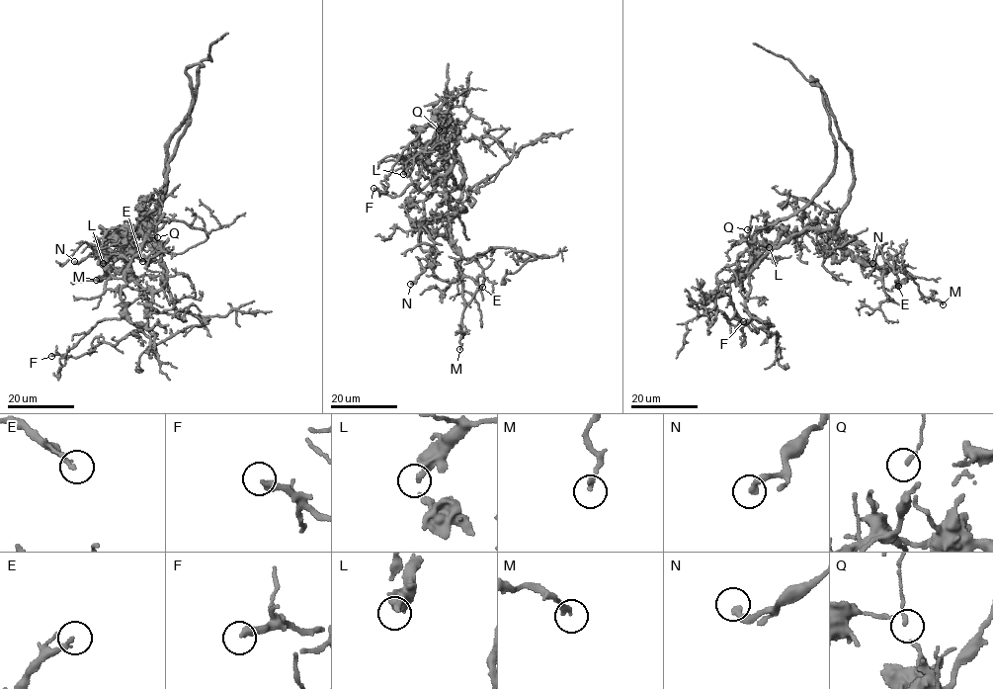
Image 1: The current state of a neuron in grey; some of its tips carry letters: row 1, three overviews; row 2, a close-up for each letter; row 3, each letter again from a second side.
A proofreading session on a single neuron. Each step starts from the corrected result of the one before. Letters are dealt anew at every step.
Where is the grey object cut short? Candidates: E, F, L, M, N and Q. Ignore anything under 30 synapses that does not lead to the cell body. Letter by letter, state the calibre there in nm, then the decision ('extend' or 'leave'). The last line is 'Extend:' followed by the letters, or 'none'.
E: calibre 190 nm; leave
F: calibre 320 nm; leave
L: calibre 180 nm; leave
M: calibre 200 nm; leave
N: calibre 300 nm; leave
Q: calibre 160 nm; leave
Extend: none

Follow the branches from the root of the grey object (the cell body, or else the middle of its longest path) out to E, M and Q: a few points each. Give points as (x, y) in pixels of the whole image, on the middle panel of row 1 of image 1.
E: (453, 208), (450, 233), (452, 243), (460, 256), (459, 278), (463, 302), (468, 302), (482, 287)
M: (453, 208), (450, 233), (452, 243), (460, 256), (459, 278), (465, 307), (459, 349)
Q: (453, 208), (445, 184), (455, 160), (442, 133), (436, 142), (427, 140), (436, 147), (439, 129)

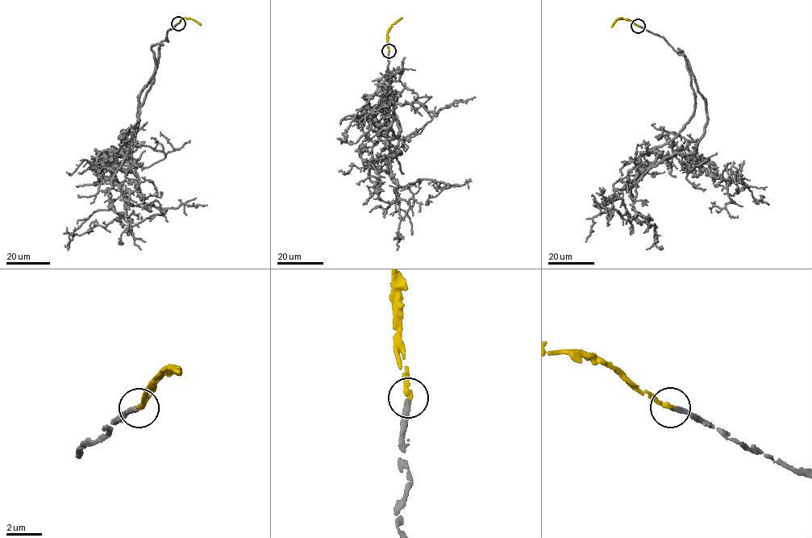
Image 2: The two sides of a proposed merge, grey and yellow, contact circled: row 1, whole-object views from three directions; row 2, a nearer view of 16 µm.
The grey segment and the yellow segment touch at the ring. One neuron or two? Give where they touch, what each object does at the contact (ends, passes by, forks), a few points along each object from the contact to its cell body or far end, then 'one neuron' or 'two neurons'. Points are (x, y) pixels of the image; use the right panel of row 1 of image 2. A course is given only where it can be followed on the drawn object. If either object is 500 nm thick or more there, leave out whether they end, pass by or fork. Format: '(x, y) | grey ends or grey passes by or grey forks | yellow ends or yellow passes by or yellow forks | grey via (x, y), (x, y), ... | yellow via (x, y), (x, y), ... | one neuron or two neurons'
(638, 26) | grey ends | yellow ends | grey via (638, 26), (681, 50), (706, 103), (695, 151), (662, 159), (635, 186), (635, 210), (662, 245) | yellow via (638, 26), (630, 20), (619, 18), (612, 27) | one neuron

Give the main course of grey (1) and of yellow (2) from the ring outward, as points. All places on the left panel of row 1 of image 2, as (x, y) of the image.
1: (178, 23), (161, 42), (124, 146), (143, 201), (162, 214), (118, 241)
2: (178, 23), (181, 19), (190, 18), (201, 24)

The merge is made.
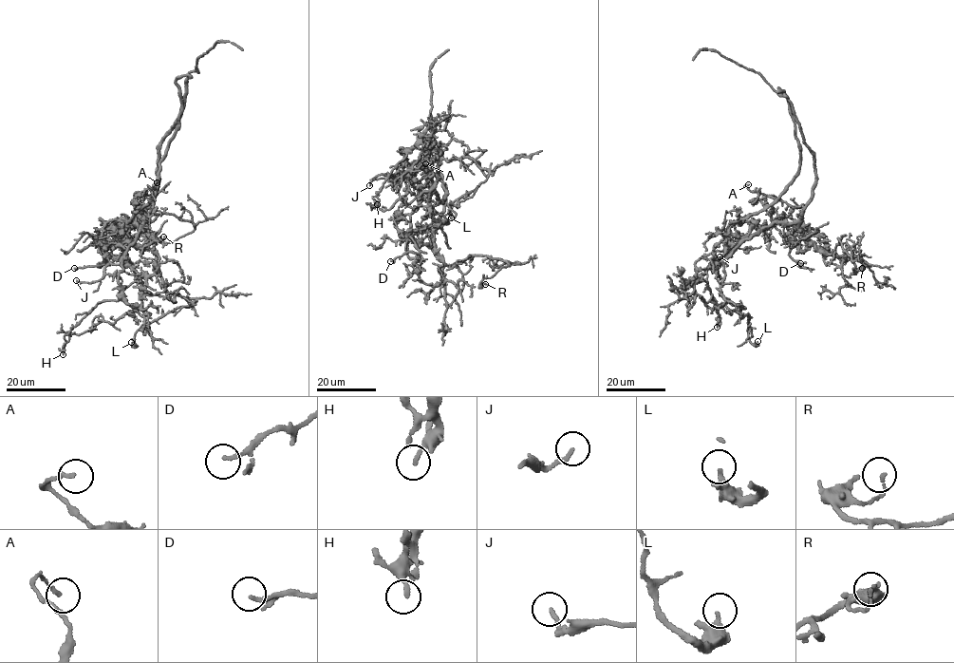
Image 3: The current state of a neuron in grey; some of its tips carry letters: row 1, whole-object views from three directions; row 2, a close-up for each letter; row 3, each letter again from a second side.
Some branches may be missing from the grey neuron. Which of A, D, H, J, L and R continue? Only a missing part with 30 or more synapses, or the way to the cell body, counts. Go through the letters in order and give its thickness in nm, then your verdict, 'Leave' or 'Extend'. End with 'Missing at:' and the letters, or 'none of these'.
A: Thickness 140 nm. Leave
D: Thickness 150 nm. Leave
H: Thickness 200 nm. Leave
J: Thickness 180 nm. Leave
L: Thickness 240 nm. Leave
R: Thickness 110 nm. Leave
Missing at: none of these

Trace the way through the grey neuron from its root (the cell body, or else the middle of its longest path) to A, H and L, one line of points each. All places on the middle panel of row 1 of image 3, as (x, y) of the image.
A: (446, 221), (420, 189), (425, 169), (421, 161), (425, 163)
H: (446, 221), (431, 216), (441, 154), (426, 142), (396, 164), (377, 204)
L: (446, 221), (432, 217), (429, 203), (438, 169), (443, 159), (470, 157), (489, 174), (448, 204), (451, 217)

